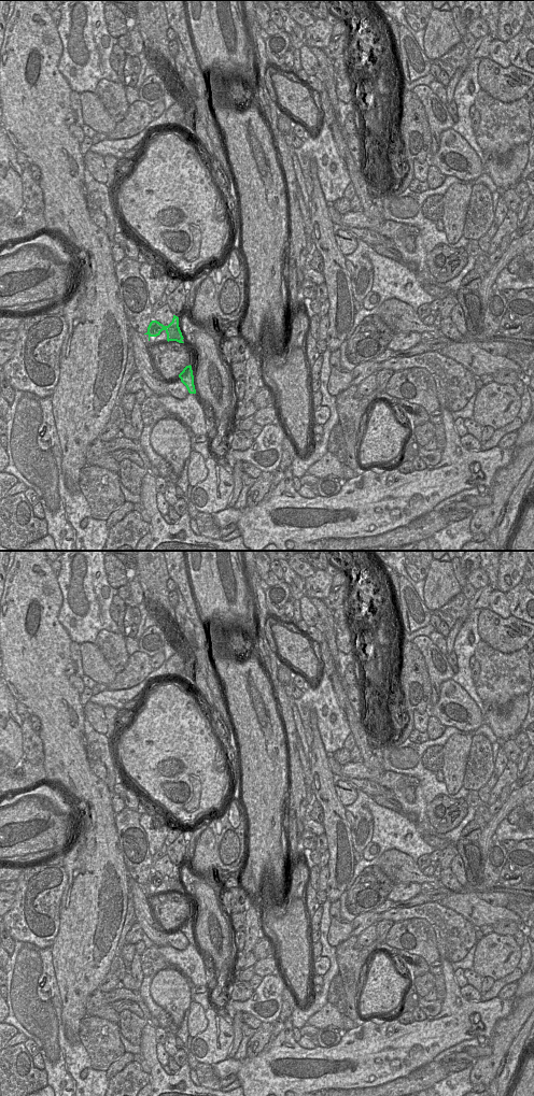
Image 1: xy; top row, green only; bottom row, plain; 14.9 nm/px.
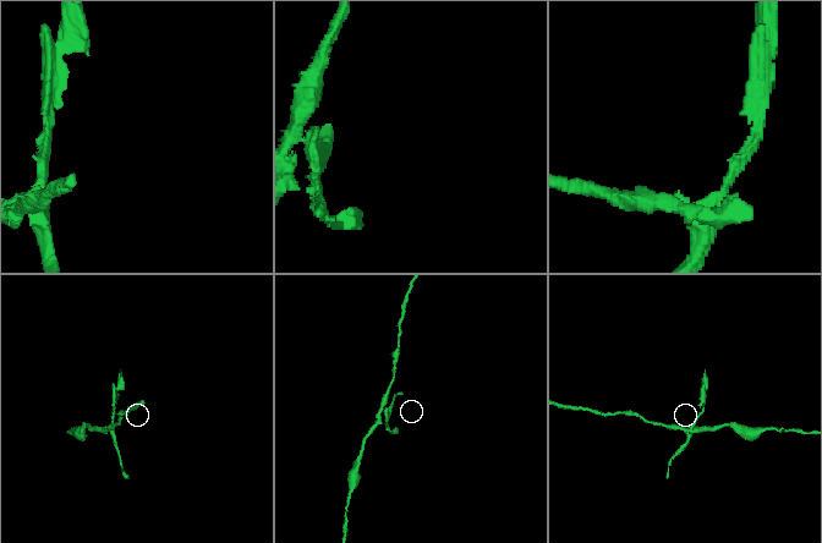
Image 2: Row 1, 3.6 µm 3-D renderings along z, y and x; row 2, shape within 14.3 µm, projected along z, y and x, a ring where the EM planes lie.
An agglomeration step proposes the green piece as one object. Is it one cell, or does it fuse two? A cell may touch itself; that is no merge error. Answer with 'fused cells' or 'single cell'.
fused cells

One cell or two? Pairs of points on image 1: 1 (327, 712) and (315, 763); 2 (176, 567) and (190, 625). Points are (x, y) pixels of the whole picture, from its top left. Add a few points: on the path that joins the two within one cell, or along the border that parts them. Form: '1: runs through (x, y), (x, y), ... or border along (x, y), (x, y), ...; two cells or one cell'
1: border along (315, 714), (319, 736), (324, 750), (328, 754); two cells
2: runs through (182, 581), (186, 599), (186, 611); one cell

